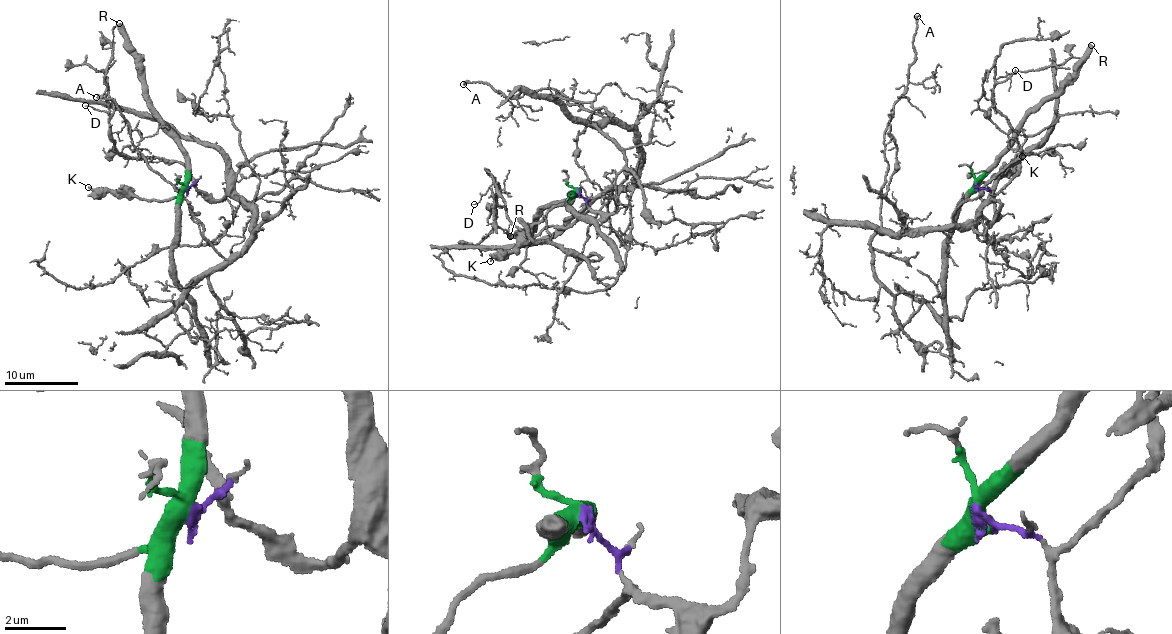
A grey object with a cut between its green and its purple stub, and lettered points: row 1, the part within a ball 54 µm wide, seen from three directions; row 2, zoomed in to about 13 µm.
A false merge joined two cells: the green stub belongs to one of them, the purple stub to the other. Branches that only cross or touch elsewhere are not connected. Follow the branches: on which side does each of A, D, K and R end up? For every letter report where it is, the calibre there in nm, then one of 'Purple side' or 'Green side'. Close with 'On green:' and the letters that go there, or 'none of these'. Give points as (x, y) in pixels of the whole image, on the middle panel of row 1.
A: Place: (463, 84). Thickness 320 nm. Purple side
D: Place: (474, 204). Thickness 90 nm. Purple side
K: Place: (490, 261). Thickness 130 nm. Green side
R: Place: (510, 236). Thickness 550 nm. Green side
On green: K, R

